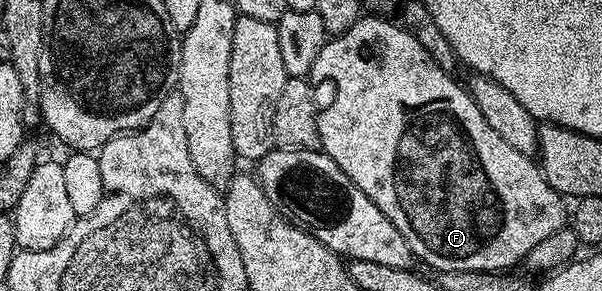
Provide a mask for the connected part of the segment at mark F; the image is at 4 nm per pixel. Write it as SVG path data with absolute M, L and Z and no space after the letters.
M362 16L355 24L351 24L351 28L347 28L341 34L332 35L326 41L323 52L319 52L319 56L315 59L313 74L316 77L330 78L334 88L337 89L329 102L329 107L326 110L324 107L317 115L321 137L320 149L331 160L335 160L339 168L343 168L345 175L372 200L375 208L379 208L379 212L383 212L383 216L387 216L387 220L391 220L391 224L399 228L403 240L407 240L407 244L413 250L414 259L421 261L422 258L427 265L434 266L437 272L451 270L505 272L508 271L505 270L508 266L513 266L524 258L526 261L532 255L533 249L543 244L547 236L551 236L551 232L566 225L566 199L555 188L551 188L551 184L541 172L540 165L530 155L515 152L515 148L511 148L511 144L507 144L507 140L503 140L503 136L499 136L499 132L495 132L491 124L483 120L483 112L479 112L479 108L473 103L468 89L462 83L460 86L454 75L445 74L443 69L439 68L439 64L435 64L427 48L423 48L423 45L416 40L415 34L397 22L396 24L388 22L385 16L373 17L377 18Z

